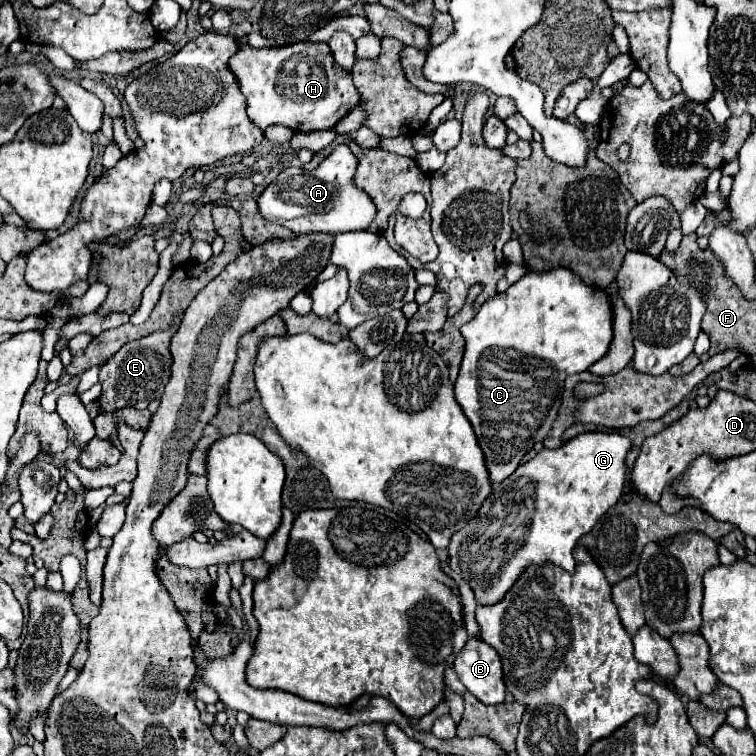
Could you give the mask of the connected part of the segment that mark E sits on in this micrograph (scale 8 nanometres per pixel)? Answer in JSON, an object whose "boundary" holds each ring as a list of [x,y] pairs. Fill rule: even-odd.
{"boundary":[[[157,330],[139,340],[127,342],[117,354],[113,354],[99,372],[101,396],[99,408],[103,412],[115,412],[125,406],[147,408],[153,400],[161,398],[165,382],[169,382],[169,340],[173,330]]]}

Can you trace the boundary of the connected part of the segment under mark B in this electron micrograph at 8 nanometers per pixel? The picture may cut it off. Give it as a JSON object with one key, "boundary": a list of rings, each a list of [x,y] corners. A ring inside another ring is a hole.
{"boundary":[[[469,638],[453,664],[459,680],[475,698],[485,704],[505,700],[501,658],[489,644]]]}

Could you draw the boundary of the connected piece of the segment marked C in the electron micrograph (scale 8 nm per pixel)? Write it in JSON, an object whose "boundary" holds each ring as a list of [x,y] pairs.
{"boundary":[[[531,270],[505,292],[489,298],[477,316],[461,328],[461,334],[467,346],[455,382],[455,400],[477,434],[489,480],[499,484],[515,472],[521,458],[535,446],[535,442],[541,442],[547,436],[561,406],[565,378],[587,370],[607,354],[613,338],[611,298],[605,290],[585,284],[577,274],[573,274],[573,270]]]}

